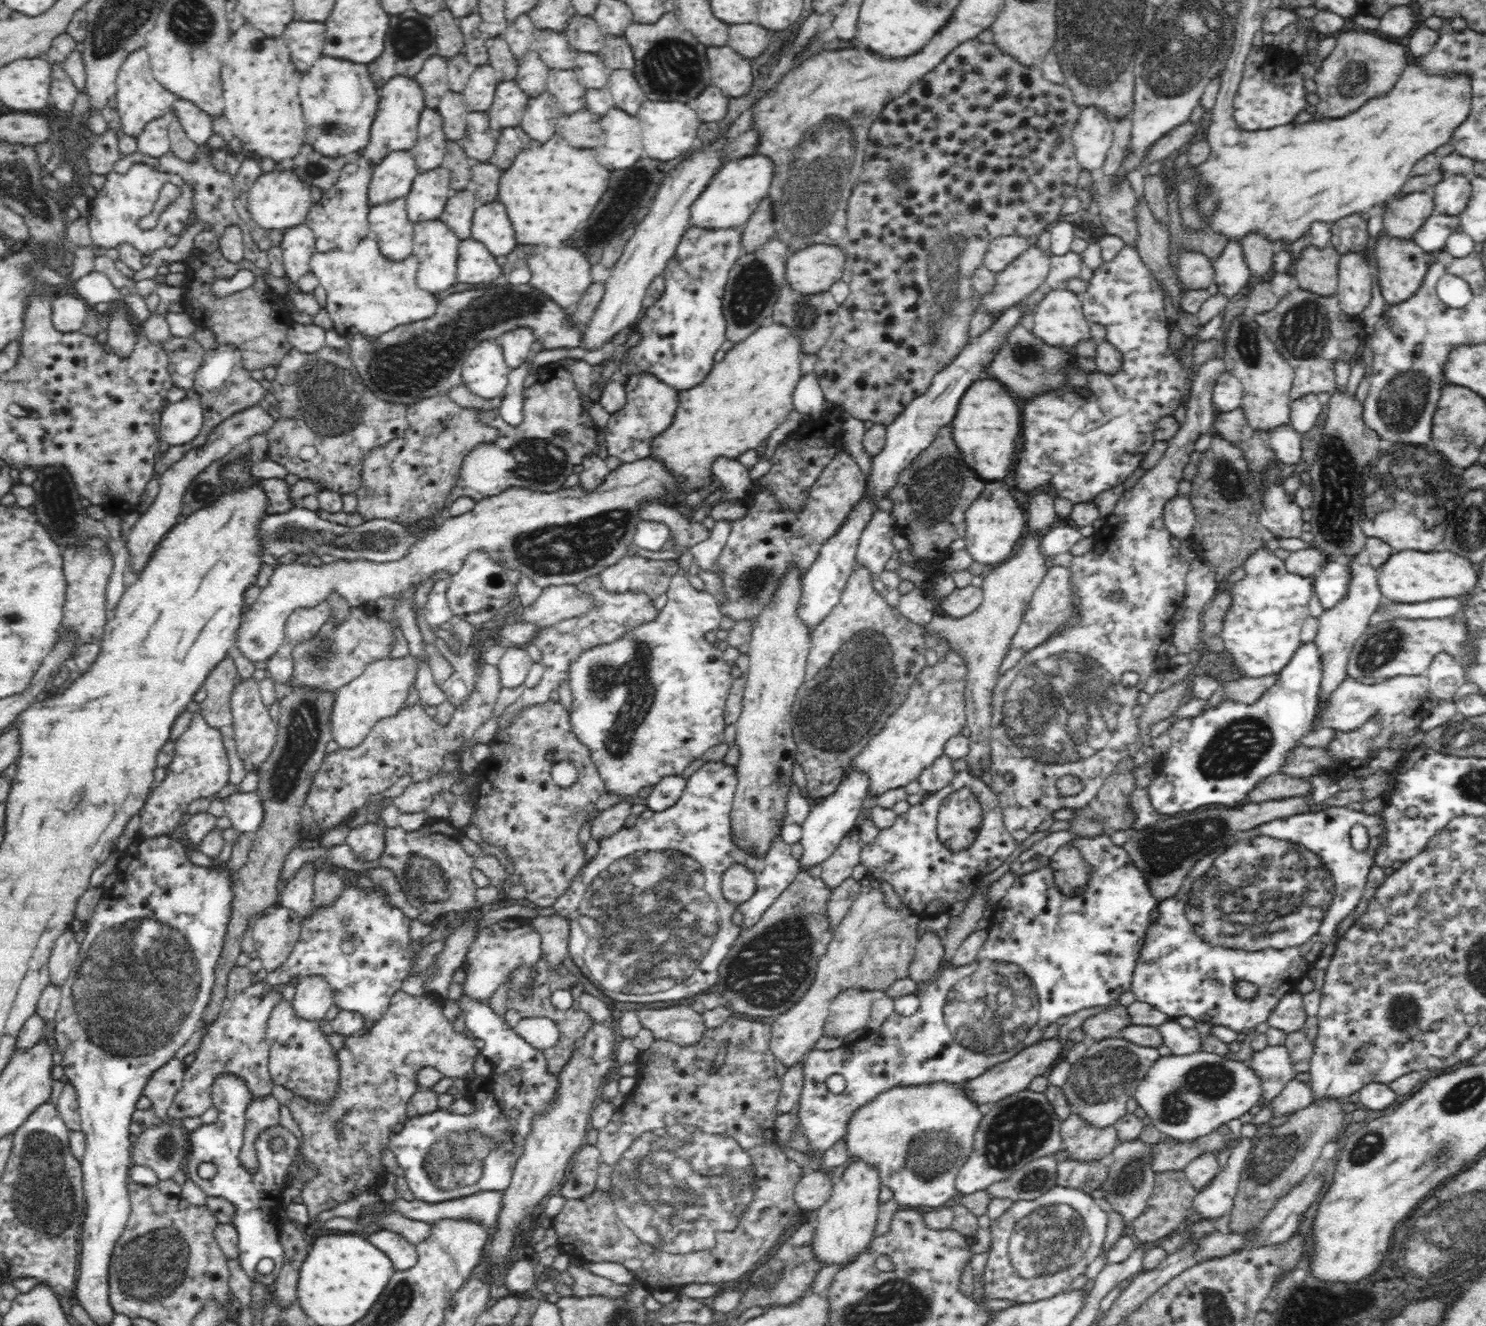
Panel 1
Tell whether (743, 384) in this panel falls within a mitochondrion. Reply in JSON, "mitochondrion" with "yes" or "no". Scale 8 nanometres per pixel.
{"mitochondrion":"no"}

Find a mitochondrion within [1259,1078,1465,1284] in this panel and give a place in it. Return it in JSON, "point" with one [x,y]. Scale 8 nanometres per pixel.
{"point":[1367,1148]}

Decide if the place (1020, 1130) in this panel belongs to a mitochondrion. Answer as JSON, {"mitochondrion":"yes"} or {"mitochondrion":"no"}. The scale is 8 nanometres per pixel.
{"mitochondrion":"yes"}

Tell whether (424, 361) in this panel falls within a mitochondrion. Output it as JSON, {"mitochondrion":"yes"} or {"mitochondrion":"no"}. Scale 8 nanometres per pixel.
{"mitochondrion":"yes"}

